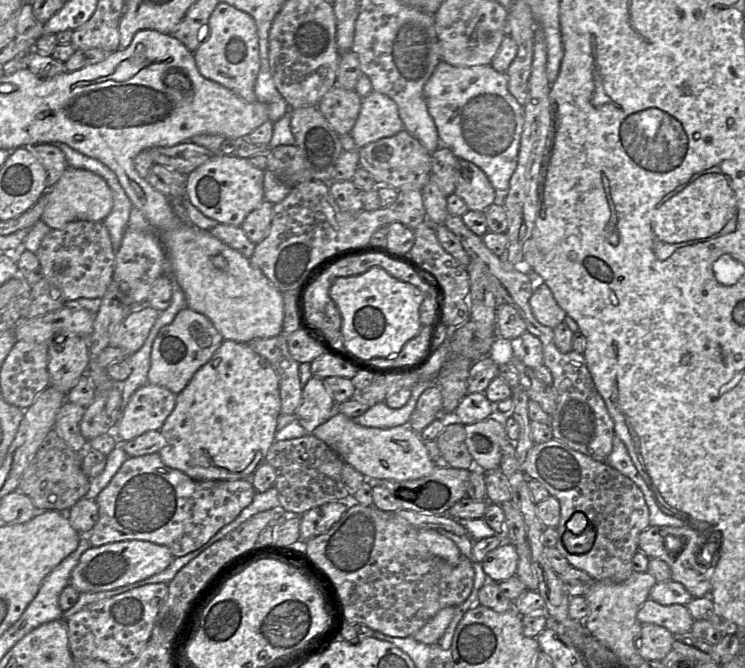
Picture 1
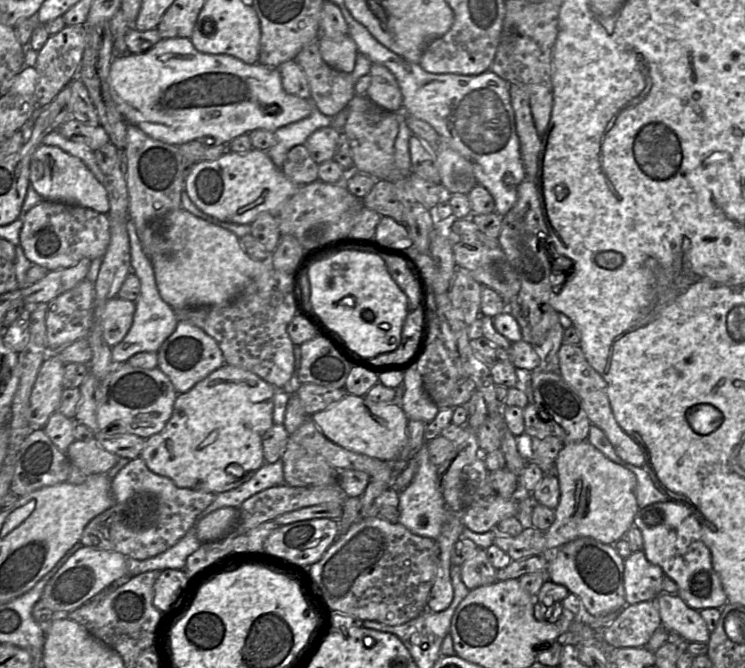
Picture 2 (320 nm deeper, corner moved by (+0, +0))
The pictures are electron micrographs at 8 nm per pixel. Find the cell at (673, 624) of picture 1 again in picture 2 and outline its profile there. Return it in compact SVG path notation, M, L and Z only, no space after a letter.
M662 593L655 600L667 631L677 632L689 643L708 644L711 633L698 610L689 607L679 595Z

